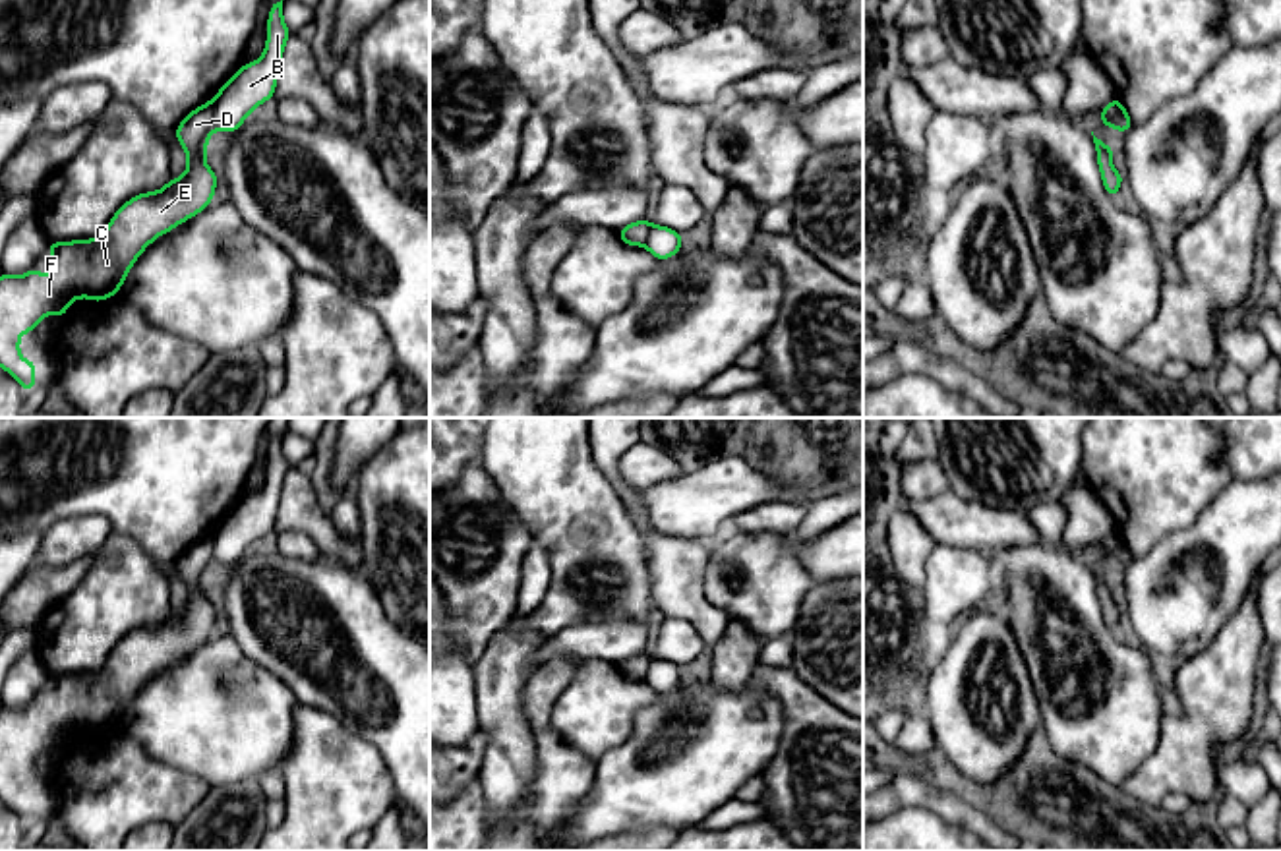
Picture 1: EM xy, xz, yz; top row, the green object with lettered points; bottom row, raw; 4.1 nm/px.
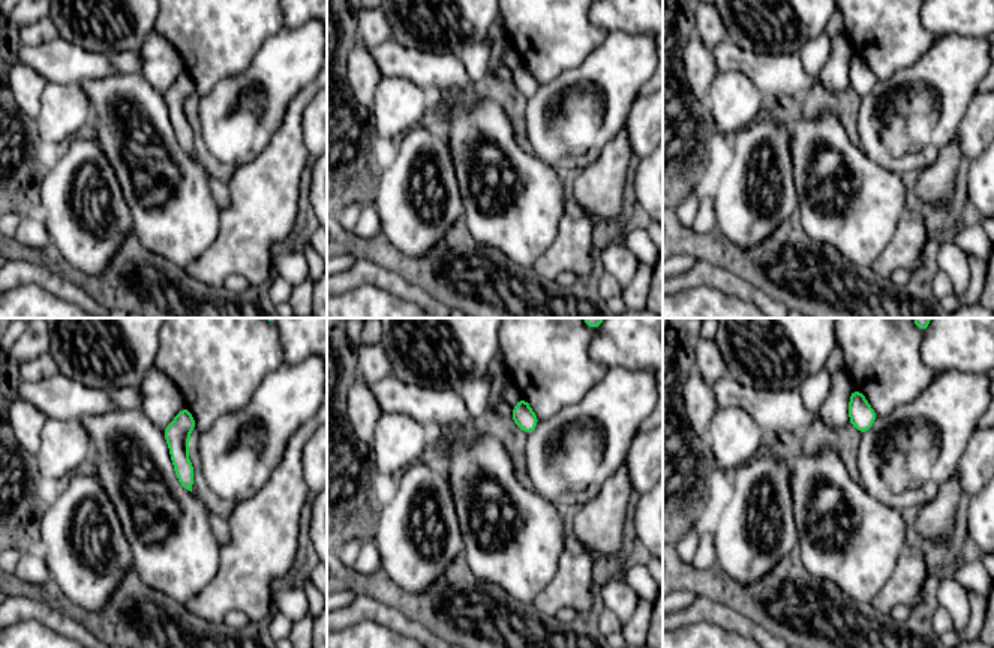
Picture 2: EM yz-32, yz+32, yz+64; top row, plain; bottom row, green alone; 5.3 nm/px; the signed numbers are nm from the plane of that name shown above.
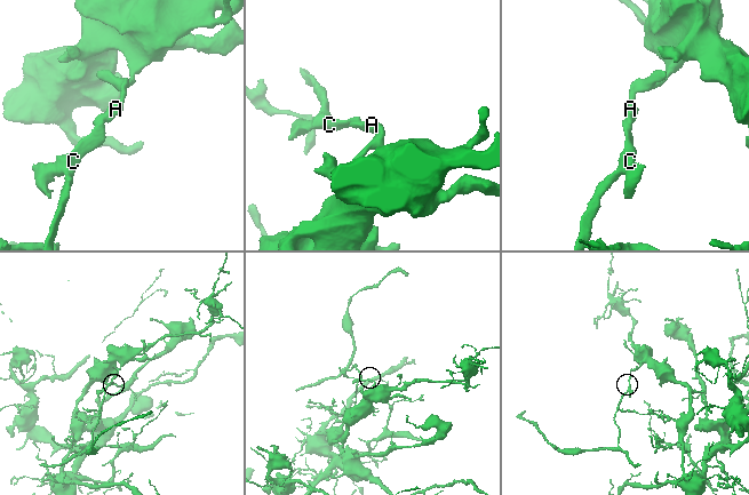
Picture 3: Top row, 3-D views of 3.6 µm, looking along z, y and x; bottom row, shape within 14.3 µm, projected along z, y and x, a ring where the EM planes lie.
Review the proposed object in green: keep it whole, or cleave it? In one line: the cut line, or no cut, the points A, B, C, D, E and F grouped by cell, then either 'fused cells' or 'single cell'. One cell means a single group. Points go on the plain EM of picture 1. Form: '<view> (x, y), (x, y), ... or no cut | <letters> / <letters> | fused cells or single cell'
xy (209, 536), (213, 563) | A B / C D E F | fused cells

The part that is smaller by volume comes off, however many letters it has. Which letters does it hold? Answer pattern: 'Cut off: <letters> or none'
Cut off: C, D, E, F

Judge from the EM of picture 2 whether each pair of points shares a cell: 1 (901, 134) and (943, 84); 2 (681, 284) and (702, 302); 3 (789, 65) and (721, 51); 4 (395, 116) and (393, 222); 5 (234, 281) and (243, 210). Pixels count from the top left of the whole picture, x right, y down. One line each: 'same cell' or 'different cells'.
1: same cell
2: different cells
3: same cell
4: different cells
5: different cells

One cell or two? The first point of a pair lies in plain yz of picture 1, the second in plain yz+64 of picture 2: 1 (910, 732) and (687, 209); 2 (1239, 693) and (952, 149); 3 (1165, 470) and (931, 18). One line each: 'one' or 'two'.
1: two
2: one
3: two

